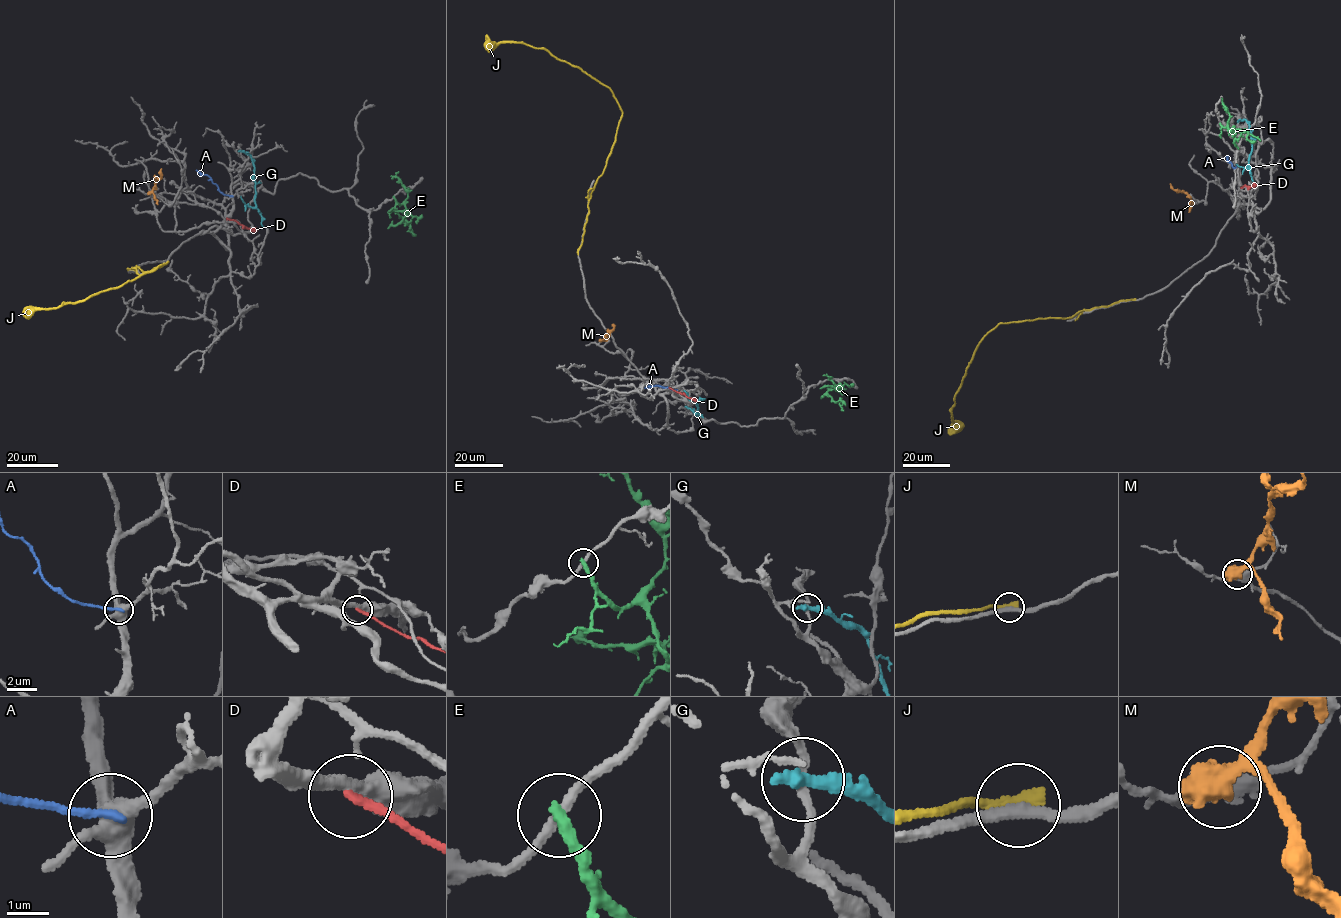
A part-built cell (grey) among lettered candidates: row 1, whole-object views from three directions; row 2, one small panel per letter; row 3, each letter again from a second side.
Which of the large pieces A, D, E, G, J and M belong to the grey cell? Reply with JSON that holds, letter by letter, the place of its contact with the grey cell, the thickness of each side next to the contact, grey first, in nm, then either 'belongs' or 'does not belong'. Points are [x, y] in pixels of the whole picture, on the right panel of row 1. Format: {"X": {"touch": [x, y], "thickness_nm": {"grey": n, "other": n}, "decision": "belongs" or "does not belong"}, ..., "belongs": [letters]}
{"A": {"touch": [1235, 166], "thickness_nm": {"grey": 440, "other": 200}, "decision": "does not belong"}, "D": {"touch": [1241, 187], "thickness_nm": {"grey": 400, "other": 240}, "decision": "does not belong"}, "E": {"touch": [1220, 123], "thickness_nm": {"grey": 240, "other": 320}, "decision": "does not belong"}, "G": {"touch": [1238, 121], "thickness_nm": {"grey": 200, "other": 360}, "decision": "does not belong"}, "J": {"touch": [1134, 299], "thickness_nm": {"grey": 240, "other": 280}, "decision": "does not belong"}, "M": {"touch": [1192, 203], "thickness_nm": {"grey": 140, "other": 700}, "decision": "does not belong"}, "belongs": []}

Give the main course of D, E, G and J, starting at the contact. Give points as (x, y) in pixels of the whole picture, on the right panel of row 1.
D: (1241, 187), (1256, 185)
E: (1220, 123), (1224, 127), (1228, 125), (1229, 131), (1232, 129), (1234, 132), (1246, 131), (1247, 138), (1255, 141)
G: (1238, 121), (1244, 119), (1249, 124), (1253, 143), (1248, 167), (1236, 164)
J: (1134, 299), (1083, 310), (1067, 318), (999, 323), (979, 342), (951, 410), (954, 430), (948, 432)

